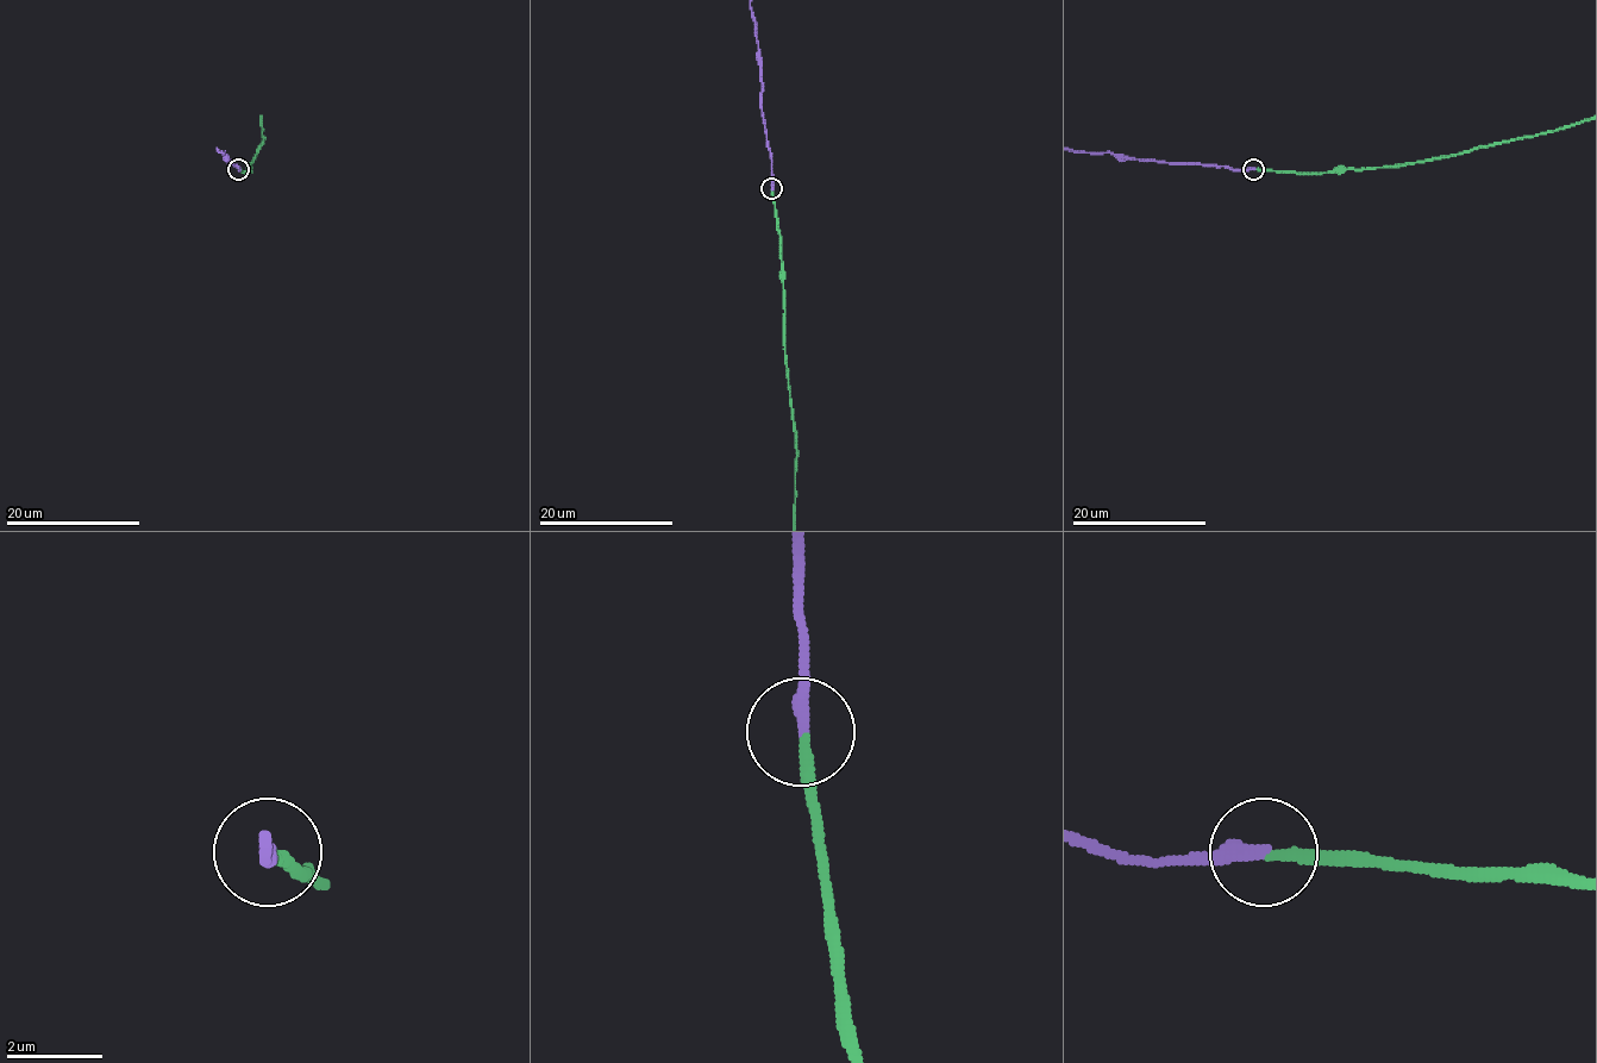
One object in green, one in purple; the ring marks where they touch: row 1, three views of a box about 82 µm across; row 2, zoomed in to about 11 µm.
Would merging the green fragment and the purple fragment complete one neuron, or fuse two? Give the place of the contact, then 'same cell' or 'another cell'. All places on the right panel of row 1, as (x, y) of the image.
place (1253, 169); same cell

